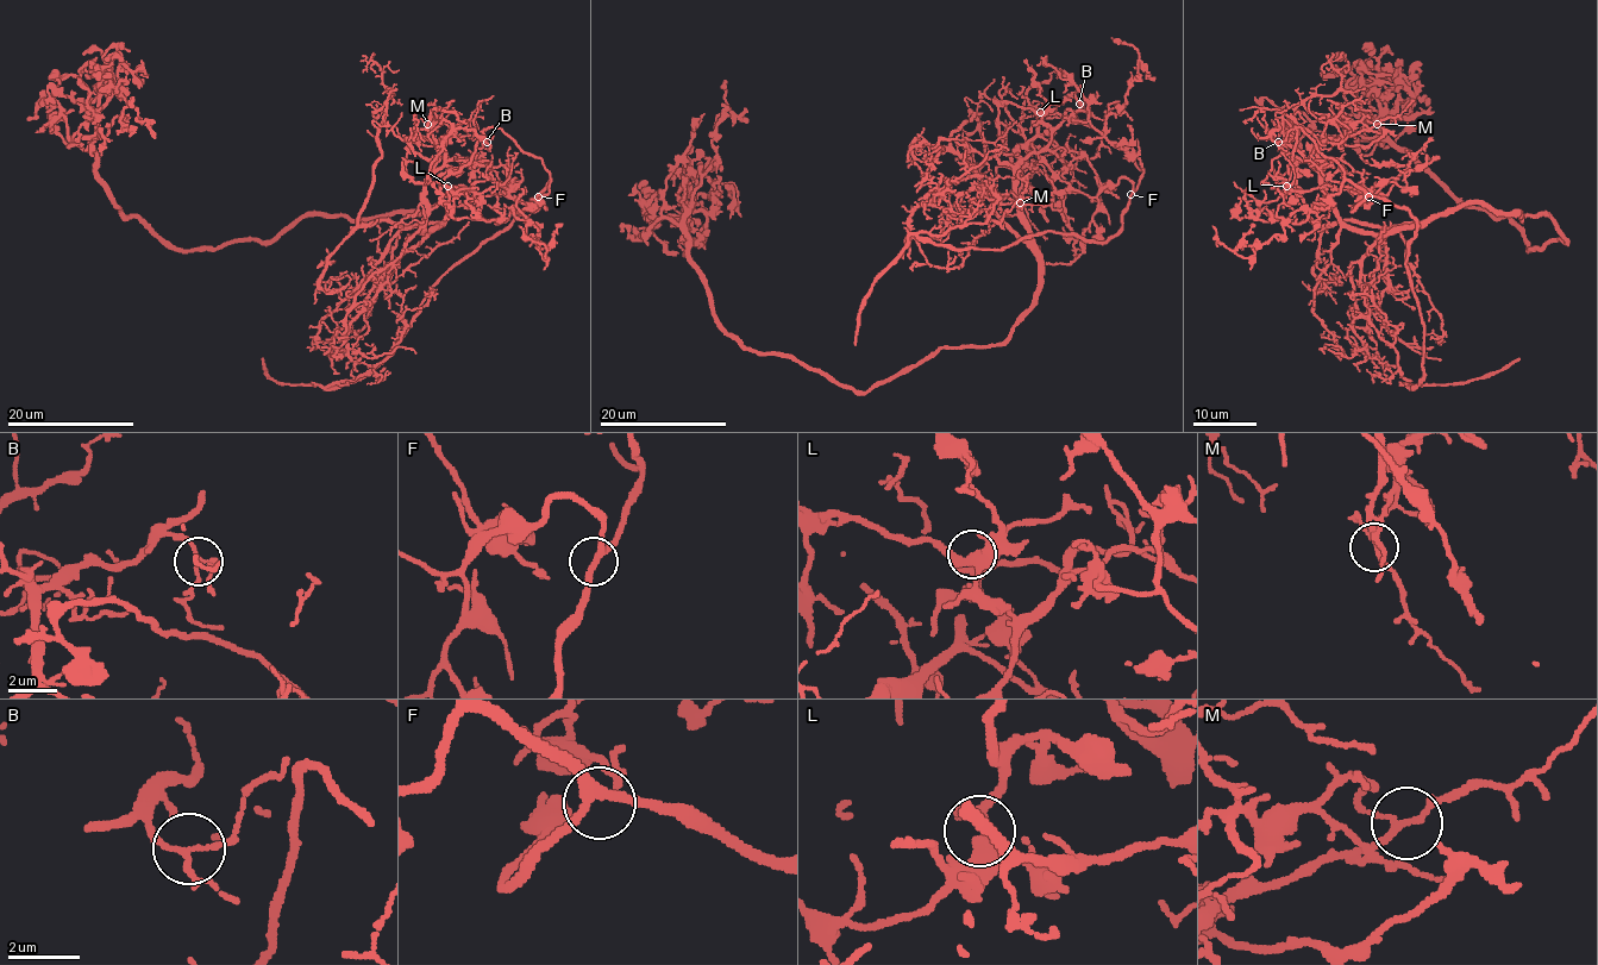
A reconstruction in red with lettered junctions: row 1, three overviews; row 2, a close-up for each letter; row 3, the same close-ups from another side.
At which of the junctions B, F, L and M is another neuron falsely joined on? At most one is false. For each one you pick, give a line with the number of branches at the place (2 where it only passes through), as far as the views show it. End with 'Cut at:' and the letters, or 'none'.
B: 3
Cut at: B

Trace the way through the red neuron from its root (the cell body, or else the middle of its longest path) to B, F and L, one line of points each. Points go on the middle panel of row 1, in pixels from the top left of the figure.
B: (1000, 344), (1038, 287), (1038, 252), (1016, 194), (1019, 150), (1035, 133), (1040, 110), (1069, 98), (1078, 104)
F: (1000, 344), (1038, 287), (1016, 167), (1073, 117), (1140, 161), (1144, 176), (1130, 194)
L: (1000, 344), (1031, 305), (1038, 287), (1038, 252), (1016, 194), (1016, 167), (1052, 137), (1040, 112)

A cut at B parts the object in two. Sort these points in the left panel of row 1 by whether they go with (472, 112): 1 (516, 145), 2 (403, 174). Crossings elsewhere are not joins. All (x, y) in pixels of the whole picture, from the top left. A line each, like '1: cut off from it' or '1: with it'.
1: cut off from it
2: cut off from it

